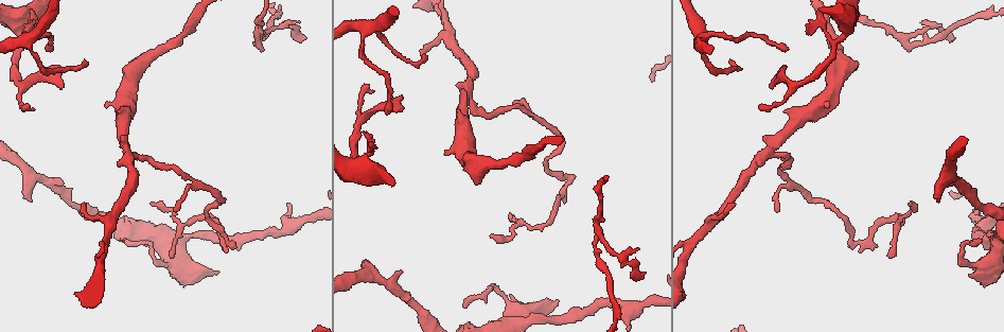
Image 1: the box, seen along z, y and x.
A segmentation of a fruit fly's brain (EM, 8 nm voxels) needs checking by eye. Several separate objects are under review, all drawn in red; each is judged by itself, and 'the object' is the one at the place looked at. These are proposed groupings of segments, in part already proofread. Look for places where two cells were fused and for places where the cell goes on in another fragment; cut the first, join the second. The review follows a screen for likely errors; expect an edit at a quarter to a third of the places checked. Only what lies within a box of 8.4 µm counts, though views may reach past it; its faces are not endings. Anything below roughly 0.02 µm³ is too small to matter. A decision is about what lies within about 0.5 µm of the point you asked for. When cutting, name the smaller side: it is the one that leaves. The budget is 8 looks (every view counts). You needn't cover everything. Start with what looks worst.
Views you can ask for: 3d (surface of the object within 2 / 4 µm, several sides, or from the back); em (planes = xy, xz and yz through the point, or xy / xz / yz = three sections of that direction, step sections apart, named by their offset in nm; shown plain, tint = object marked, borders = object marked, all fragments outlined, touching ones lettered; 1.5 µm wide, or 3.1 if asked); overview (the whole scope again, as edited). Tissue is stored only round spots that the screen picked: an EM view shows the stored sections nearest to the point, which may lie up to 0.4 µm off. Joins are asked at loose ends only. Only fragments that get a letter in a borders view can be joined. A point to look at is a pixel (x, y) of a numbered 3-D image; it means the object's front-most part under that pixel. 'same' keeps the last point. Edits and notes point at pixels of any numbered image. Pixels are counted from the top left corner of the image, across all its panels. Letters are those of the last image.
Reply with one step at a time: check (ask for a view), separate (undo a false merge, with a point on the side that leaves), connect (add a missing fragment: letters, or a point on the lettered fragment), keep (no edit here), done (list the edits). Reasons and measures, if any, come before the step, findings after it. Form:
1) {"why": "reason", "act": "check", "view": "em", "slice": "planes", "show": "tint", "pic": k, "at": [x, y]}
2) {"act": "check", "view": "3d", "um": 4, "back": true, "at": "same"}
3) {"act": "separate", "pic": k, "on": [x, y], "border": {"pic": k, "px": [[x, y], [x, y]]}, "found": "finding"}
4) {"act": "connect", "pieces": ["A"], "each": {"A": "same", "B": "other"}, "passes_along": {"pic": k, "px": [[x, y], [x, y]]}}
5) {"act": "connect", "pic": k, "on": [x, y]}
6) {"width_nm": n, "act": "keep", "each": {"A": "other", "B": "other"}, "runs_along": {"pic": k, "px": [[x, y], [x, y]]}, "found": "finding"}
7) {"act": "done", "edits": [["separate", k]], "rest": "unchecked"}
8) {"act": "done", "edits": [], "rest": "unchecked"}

{"why": "thick end", "act": "check", "view": "3d", "um": 4, "pic": 1, "at": [557, 299]}

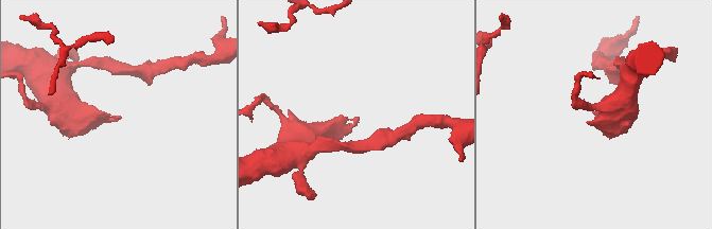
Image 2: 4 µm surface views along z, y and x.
{"why": "need the tissue", "act": "check", "view": "em", "slice": "xy", "step": 8, "show": "borders", "pic": 2, "at": [120, 116]}

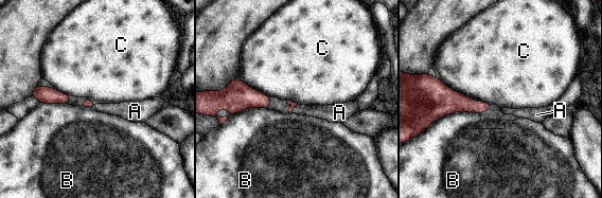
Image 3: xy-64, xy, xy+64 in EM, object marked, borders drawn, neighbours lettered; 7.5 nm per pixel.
{"act": "connect", "pieces": ["A"], "each": {"A": "same", "B": "other", "C": "other"}, "passes_along": {"pic": 3, "px": [[293, 105], [294, 107], [324, 112]]}, "found": "the cell continues"}

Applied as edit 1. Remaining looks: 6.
{"act": "check", "view": "overview"}

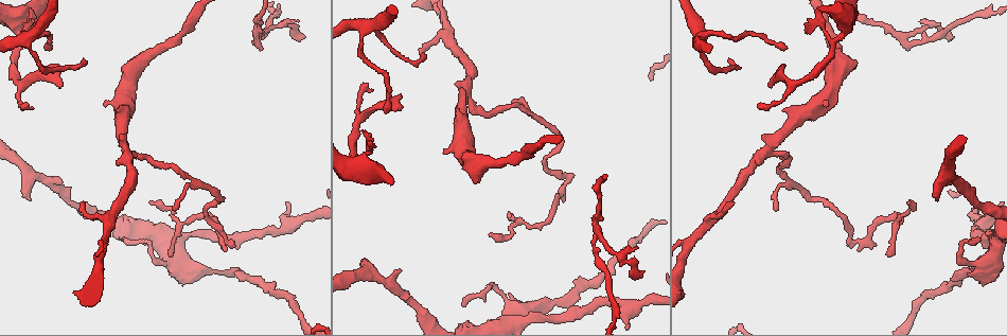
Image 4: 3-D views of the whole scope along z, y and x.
{"why": "a fork", "act": "check", "view": "em", "slice": "planes", "show": "borders", "pic": 4, "at": [258, 39]}

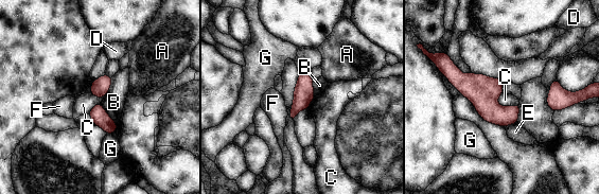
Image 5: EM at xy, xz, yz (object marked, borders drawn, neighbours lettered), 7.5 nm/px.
{"longest_contact_nm": ["B", 220], "act": "keep", "each": {"A": "other", "B": "other", "C": "other", "D": "other", "E": "other", "F": "other", "G": "other"}, "found": "continuous, no second cell"}

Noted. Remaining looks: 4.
{"act": "done", "edits": [["connect", 3]], "rest": "unchecked"}

